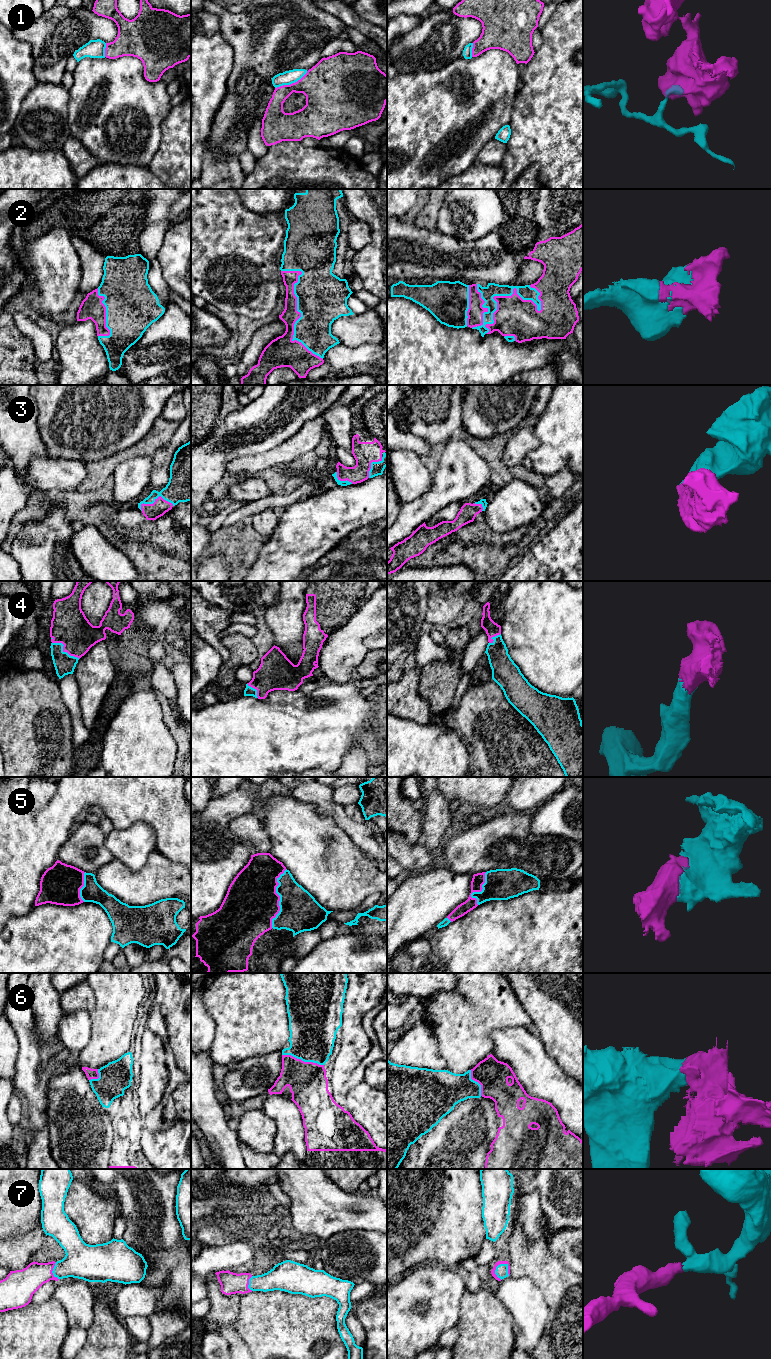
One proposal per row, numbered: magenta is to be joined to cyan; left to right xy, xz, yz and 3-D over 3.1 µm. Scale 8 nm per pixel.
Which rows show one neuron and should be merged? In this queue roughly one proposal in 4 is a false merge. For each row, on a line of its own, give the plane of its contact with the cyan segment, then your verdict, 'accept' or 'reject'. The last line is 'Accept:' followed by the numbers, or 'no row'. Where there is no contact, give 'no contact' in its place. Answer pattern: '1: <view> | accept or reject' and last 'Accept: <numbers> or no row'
1: xz | reject
2: yz | accept
3: xy | accept
4: xy | accept
5: xz | accept
6: xz | accept
7: yz | accept
Accept: 2, 3, 4, 5, 6, 7

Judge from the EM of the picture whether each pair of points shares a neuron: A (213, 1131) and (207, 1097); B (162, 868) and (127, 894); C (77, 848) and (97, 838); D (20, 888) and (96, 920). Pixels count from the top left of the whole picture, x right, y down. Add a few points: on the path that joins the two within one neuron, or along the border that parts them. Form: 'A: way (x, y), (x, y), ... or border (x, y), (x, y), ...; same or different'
A: way (212, 1123), (207, 1112), (207, 1105); same
B: way (153, 877), (142, 888), (136, 888); same
C: way (82, 848), (92, 838); same
D: border (34, 905), (26, 914), (14, 917); different

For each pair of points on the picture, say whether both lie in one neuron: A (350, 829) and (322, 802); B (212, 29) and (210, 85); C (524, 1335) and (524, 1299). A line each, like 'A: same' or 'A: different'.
A: same
B: same
C: same

